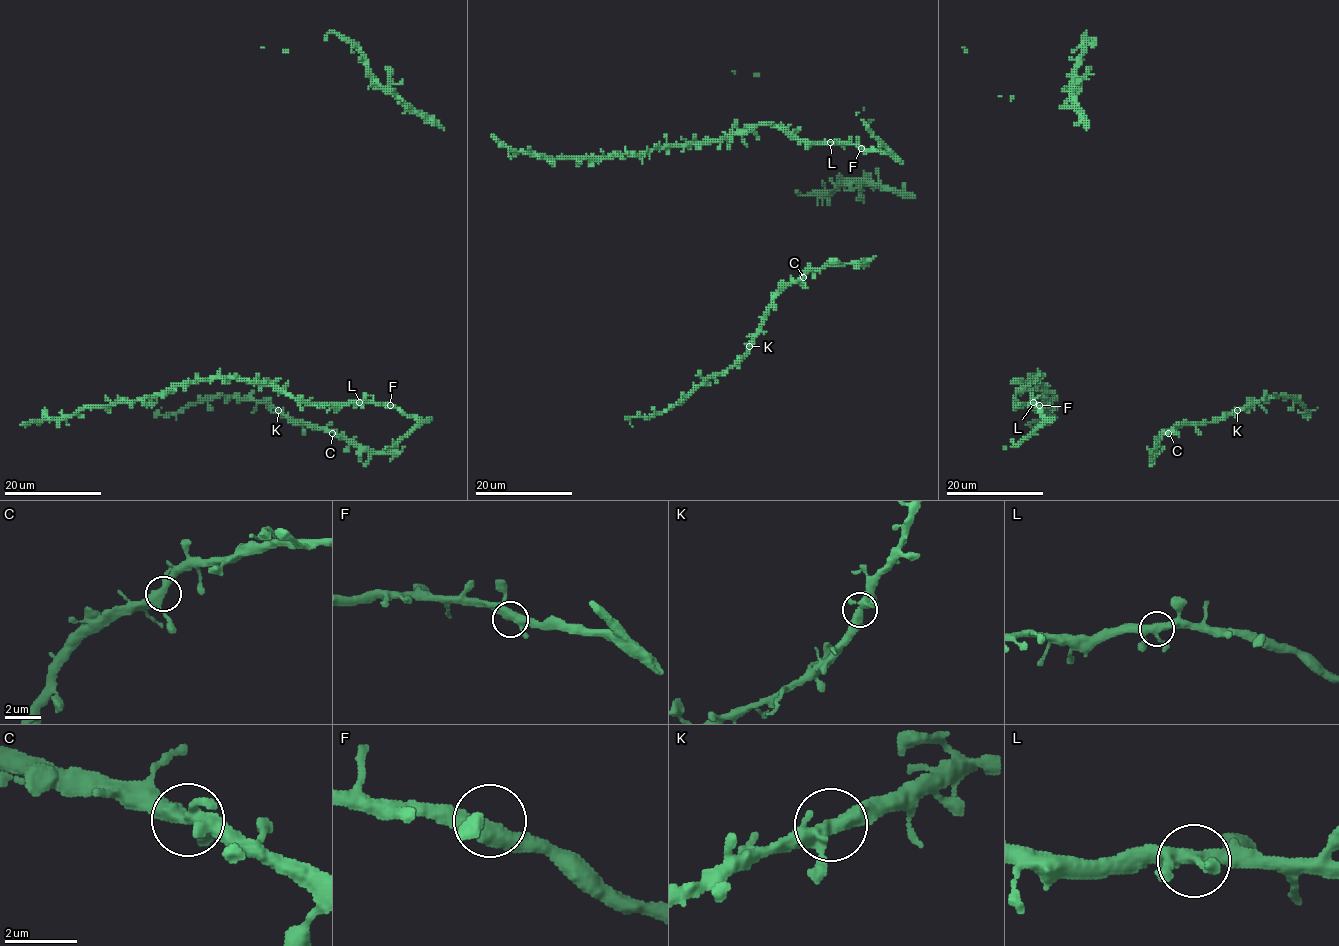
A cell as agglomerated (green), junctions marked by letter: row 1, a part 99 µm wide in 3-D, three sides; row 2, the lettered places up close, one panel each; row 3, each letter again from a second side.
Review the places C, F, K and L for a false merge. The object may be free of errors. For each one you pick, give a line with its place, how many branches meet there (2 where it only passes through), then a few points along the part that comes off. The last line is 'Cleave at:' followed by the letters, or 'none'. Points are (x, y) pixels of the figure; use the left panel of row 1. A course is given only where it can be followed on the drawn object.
Cleave at: none

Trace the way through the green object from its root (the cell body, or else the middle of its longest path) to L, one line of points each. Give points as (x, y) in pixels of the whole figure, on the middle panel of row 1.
L: (861, 147), (830, 142)

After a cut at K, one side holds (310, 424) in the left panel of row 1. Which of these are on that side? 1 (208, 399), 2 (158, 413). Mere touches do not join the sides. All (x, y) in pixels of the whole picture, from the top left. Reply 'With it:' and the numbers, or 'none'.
With it: none

